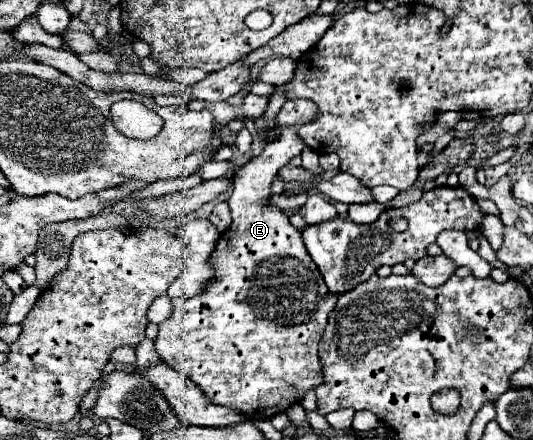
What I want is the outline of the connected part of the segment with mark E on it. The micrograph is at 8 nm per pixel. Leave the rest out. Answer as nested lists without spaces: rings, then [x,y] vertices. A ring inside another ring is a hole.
[[[287,100],[277,116],[283,126],[281,136],[275,142],[265,144],[263,152],[247,162],[235,176],[229,208],[233,224],[221,234],[217,250],[213,252],[215,278],[203,290],[203,294],[191,300],[173,300],[173,314],[159,324],[155,338],[157,354],[165,364],[189,376],[207,396],[221,406],[241,410],[253,420],[265,420],[299,402],[309,388],[323,382],[321,360],[317,354],[319,340],[323,336],[329,312],[335,308],[337,296],[329,294],[321,272],[311,260],[301,232],[291,226],[289,216],[271,206],[271,182],[281,166],[291,158],[301,155],[305,143],[297,134],[297,126],[311,122],[315,116],[315,104],[311,100]]]

